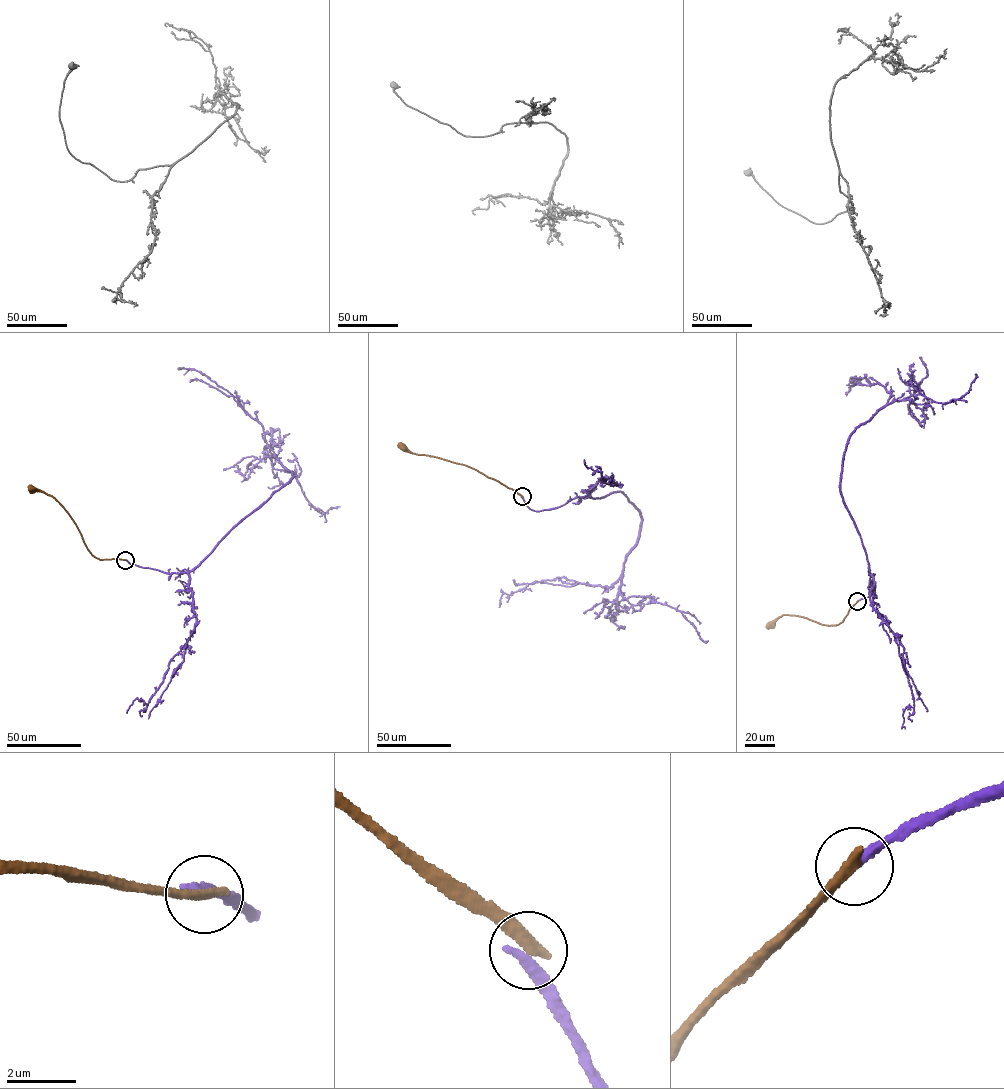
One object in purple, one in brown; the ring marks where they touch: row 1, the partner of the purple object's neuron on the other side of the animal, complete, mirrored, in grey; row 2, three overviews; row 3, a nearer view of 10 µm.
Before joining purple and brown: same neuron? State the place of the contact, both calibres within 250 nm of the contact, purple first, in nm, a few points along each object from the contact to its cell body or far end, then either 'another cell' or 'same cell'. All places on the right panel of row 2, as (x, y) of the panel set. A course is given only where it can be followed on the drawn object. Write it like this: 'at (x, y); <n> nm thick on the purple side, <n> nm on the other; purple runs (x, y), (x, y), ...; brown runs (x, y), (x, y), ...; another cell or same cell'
at (857, 601); 360 nm thick on the purple side, 380 nm on the other; purple runs (857, 601), (875, 585), (839, 488), (843, 458), (851, 433), (890, 396), (879, 383), (849, 381), (861, 379); brown runs (857, 601), (837, 625), (787, 615), (770, 624); another cell

